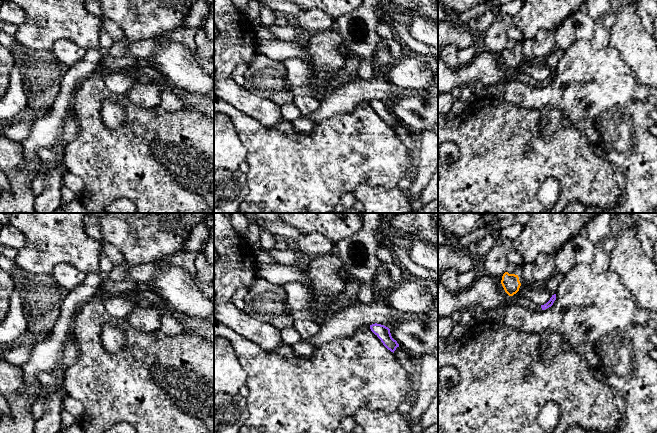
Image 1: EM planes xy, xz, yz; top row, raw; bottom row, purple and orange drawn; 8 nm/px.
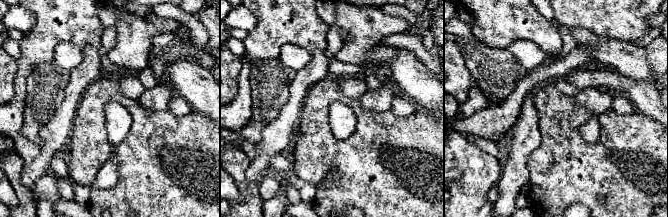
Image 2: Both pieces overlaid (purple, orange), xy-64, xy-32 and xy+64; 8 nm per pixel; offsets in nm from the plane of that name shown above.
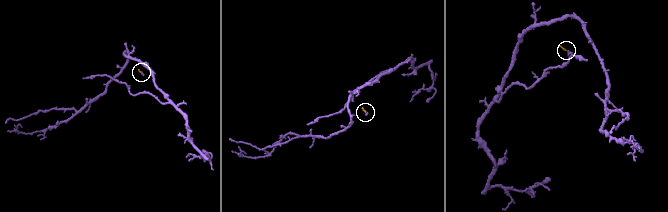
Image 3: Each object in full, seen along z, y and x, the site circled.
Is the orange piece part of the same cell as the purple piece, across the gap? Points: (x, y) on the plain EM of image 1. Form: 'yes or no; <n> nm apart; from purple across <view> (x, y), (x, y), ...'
no; 220 nm apart; from purple across yz (541, 81), (518, 66)

